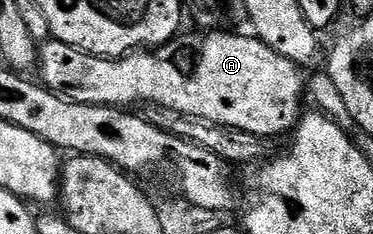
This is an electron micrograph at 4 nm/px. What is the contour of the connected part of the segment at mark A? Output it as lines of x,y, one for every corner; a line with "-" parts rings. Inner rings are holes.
212,31
207,41
199,48
199,53
195,56
195,65
192,66
191,72
183,72
183,68
179,64
175,64
175,56
171,52
163,52
167,50
135,50
125,56
118,58
108,58
106,56
90,56
87,52
80,52
78,48
69,46
65,42
56,40
54,38
48,39
47,45
40,47
37,52
37,69
39,68
38,79
41,81
43,87
49,89
63,97
64,100
71,101
72,104
102,104
105,108
123,108
124,106
135,106
131,104
151,104
155,108
168,108
170,112
180,112
182,116
192,116
198,120
208,120
214,124
221,126
233,126
237,130
245,130
254,136
261,136
264,138
272,138
271,136
279,136
282,132
290,133
295,125
301,119
301,111
299,112
299,99
305,96
305,76
302,76
300,65
294,64
289,58
285,58
281,54
263,43
262,40
256,38
254,35
248,36
234,36
231,32
215,32

